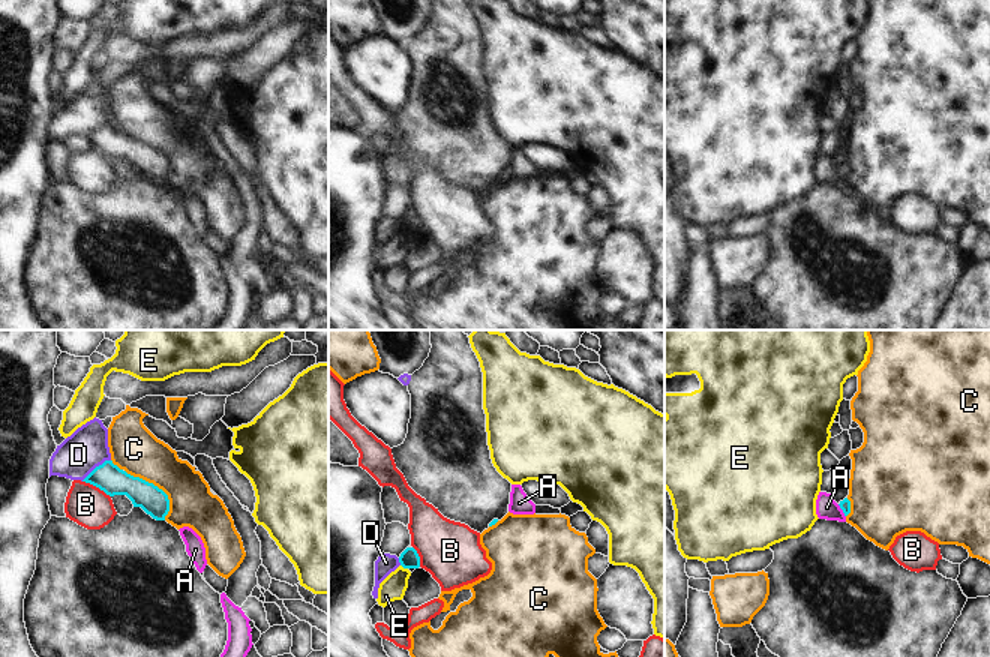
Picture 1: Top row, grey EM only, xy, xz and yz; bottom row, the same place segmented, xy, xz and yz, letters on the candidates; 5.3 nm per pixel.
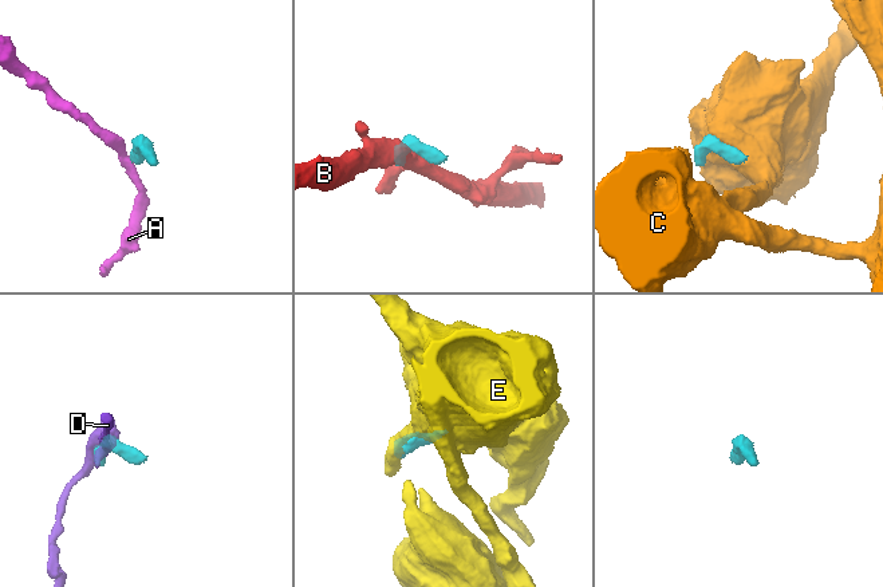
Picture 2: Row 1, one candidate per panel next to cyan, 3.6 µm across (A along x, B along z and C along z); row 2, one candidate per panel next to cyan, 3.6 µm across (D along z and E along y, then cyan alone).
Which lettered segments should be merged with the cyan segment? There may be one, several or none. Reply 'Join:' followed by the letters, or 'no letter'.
Join: A

